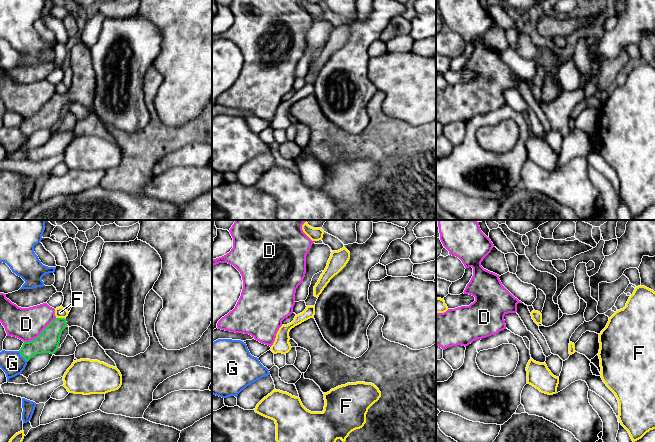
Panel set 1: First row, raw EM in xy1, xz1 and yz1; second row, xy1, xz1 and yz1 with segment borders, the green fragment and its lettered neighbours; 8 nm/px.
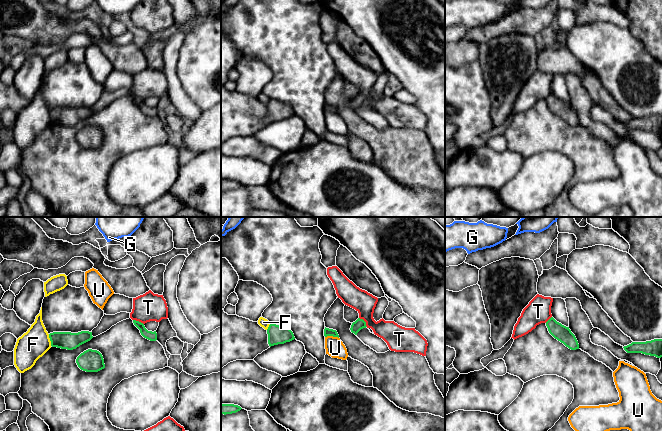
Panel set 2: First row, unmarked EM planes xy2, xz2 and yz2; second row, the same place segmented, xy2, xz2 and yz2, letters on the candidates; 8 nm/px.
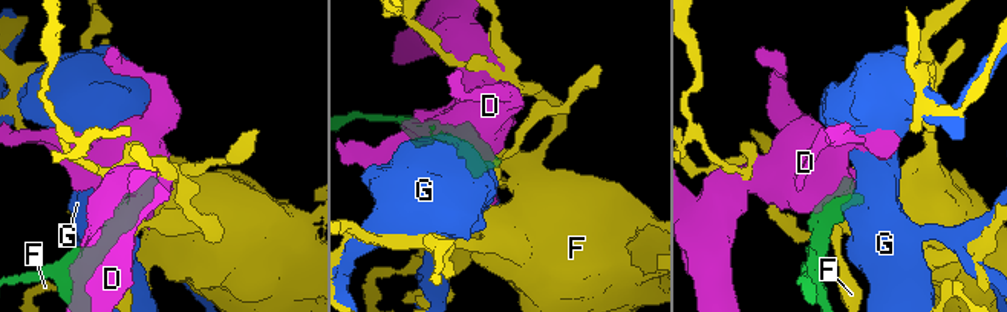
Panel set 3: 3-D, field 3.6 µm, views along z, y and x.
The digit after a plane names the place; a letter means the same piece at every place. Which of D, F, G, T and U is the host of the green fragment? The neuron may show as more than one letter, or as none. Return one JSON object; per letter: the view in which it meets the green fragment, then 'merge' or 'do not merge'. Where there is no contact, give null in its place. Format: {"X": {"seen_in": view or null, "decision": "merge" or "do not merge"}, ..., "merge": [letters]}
{"D": {"seen_in": "xy1", "decision": "do not merge"}, "F": {"seen_in": "xy2", "decision": "do not merge"}, "G": {"seen_in": "xy1", "decision": "do not merge"}, "T": {"seen_in": "xz2", "decision": "do not merge"}, "U": {"seen_in": "xz2", "decision": "do not merge"}, "merge": []}

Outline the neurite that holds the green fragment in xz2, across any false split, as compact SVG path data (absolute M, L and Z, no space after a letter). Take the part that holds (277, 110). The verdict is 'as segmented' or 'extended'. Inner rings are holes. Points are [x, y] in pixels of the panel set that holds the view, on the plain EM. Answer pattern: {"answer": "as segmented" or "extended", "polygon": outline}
{"answer": "as segmented", "polygon": "M272 99L267 105L267 110L268 120L270 123L278 120L284 120L295 115L293 108L289 104Z"}

